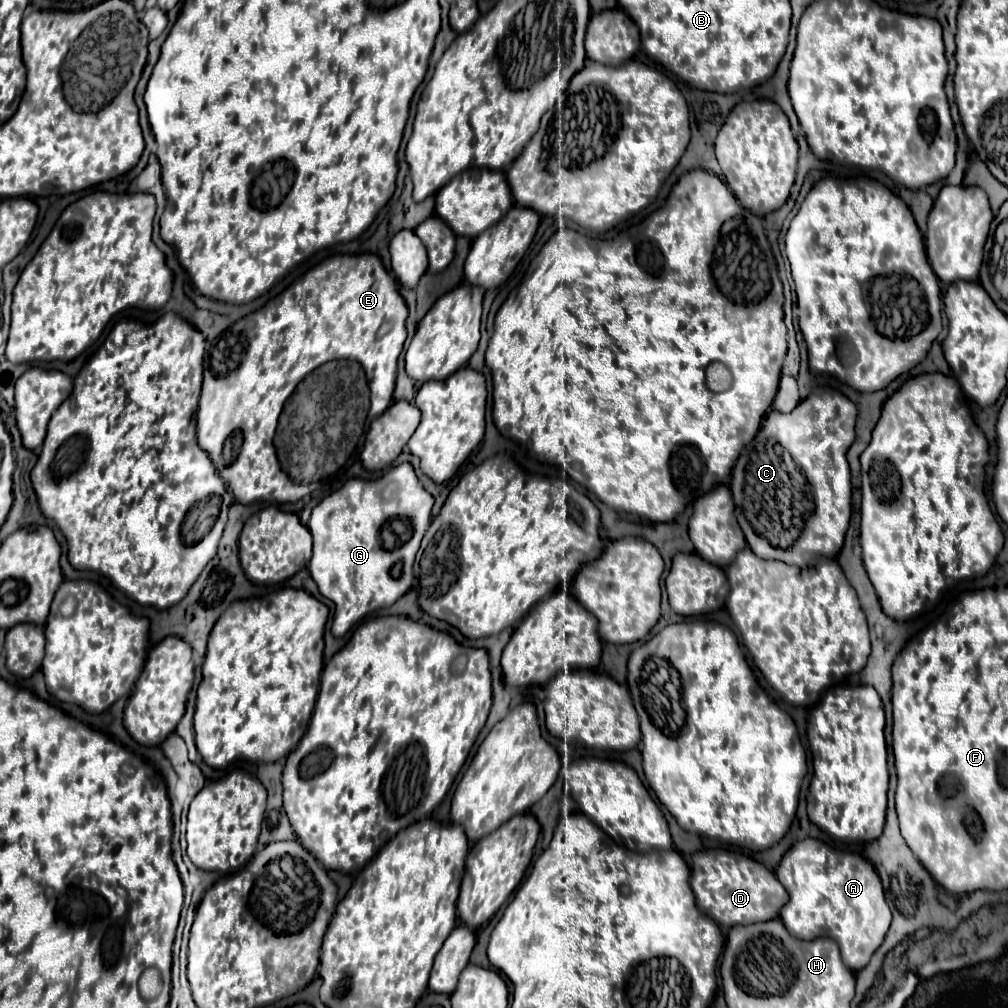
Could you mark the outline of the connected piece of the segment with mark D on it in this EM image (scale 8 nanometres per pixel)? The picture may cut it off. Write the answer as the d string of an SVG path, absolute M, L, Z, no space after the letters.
M698 850L692 854L690 886L696 896L698 908L720 926L752 924L760 920L778 918L780 908L788 902L788 892L780 880L764 864L738 852Z

